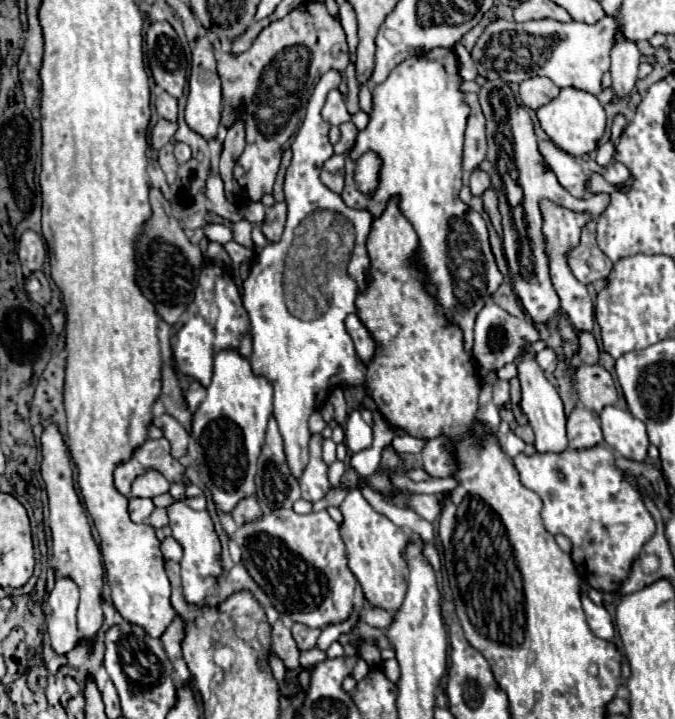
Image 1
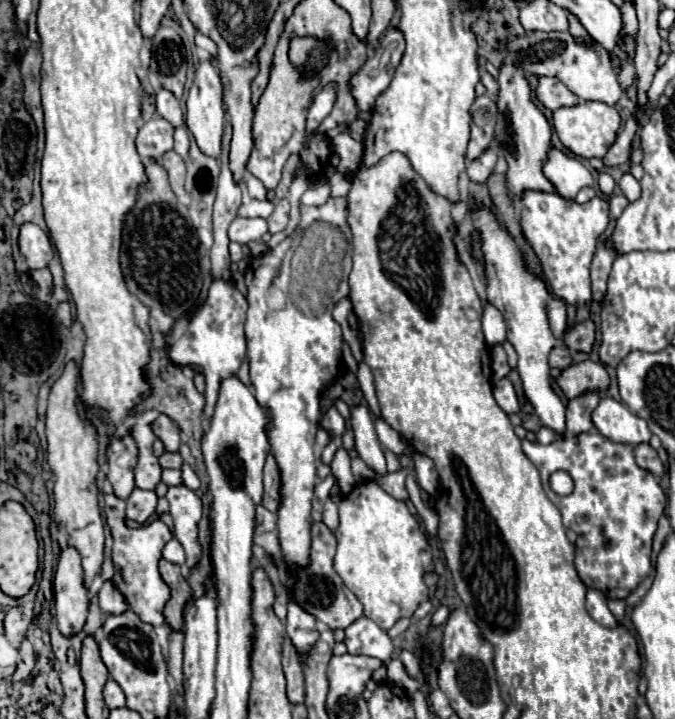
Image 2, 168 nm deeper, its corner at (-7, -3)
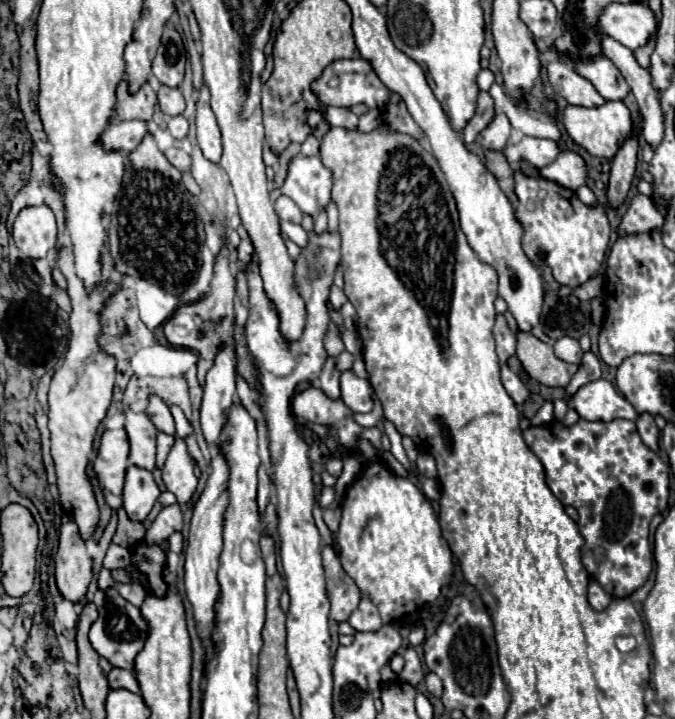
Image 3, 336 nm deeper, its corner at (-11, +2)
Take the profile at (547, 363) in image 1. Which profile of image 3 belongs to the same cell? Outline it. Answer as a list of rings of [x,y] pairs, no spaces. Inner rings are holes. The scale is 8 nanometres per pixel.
[[[558,338],[554,344],[554,354],[564,362],[578,364],[584,352],[580,350],[580,344],[576,338]]]

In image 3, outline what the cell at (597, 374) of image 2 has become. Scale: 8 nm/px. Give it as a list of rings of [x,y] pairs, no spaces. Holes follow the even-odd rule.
[[[518,332],[516,356],[524,364],[524,370],[544,386],[564,388],[570,382],[572,374],[576,374],[576,370],[580,368],[578,364],[568,364],[556,358],[552,352],[552,346],[524,332]]]

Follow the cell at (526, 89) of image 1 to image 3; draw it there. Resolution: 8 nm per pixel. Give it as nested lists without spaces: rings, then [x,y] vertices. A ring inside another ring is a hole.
[[[550,62],[548,66],[548,82],[554,88],[554,92],[564,98],[568,104],[576,106],[600,106],[604,104],[604,98],[596,92],[596,88],[582,76],[574,72],[574,68],[566,62]]]

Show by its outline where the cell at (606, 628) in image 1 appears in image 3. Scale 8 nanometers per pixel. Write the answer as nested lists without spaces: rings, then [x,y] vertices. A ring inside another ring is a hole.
[[[592,580],[590,586],[588,586],[588,600],[590,600],[592,608],[600,612],[600,610],[604,610],[604,608],[610,604],[612,596],[606,594],[606,592],[602,590],[602,586],[600,586],[596,580]]]

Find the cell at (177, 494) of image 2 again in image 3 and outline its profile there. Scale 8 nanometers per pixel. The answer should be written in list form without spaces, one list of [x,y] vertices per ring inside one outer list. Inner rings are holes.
[[[176,438],[176,444],[166,458],[166,464],[162,468],[162,480],[166,488],[178,498],[180,508],[186,508],[196,492],[198,478],[192,472],[192,458],[186,450],[186,444],[180,438]]]

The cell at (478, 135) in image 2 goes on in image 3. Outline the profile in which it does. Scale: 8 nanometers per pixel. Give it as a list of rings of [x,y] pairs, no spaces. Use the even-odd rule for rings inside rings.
[[[480,92],[478,94],[478,104],[476,104],[476,114],[474,118],[468,122],[468,126],[464,128],[464,142],[472,144],[476,140],[476,136],[494,120],[496,112],[494,112],[494,100],[488,92]]]

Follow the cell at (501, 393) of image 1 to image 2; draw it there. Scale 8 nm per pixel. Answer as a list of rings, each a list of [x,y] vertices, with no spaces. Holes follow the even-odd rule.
[[[508,377],[500,379],[494,383],[494,397],[498,401],[498,405],[506,411],[506,413],[518,413],[520,405],[518,405],[518,397],[514,393],[514,387],[510,383]]]

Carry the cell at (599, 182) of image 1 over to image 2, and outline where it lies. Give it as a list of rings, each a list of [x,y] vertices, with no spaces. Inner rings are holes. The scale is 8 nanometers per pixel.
[[[626,173],[622,179],[620,179],[620,189],[622,193],[628,197],[628,201],[636,201],[640,197],[640,183],[630,175]]]

